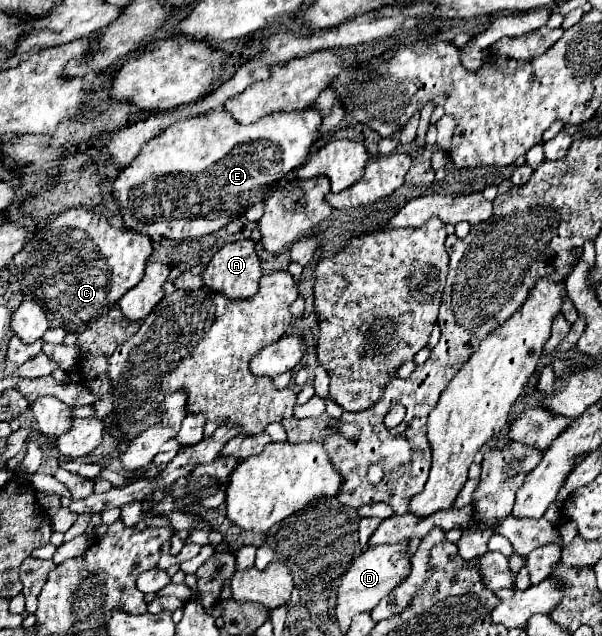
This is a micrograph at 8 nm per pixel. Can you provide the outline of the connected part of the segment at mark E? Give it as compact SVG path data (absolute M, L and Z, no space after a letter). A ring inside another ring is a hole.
M313 107L303 111L275 111L249 125L239 125L231 115L227 115L227 111L215 109L167 127L159 137L143 147L133 163L121 169L113 183L113 195L119 203L125 225L137 233L151 235L151 239L201 237L221 229L231 219L243 215L251 205L263 201L275 187L275 181L307 161L313 143L321 135L321 123L323 115Z

